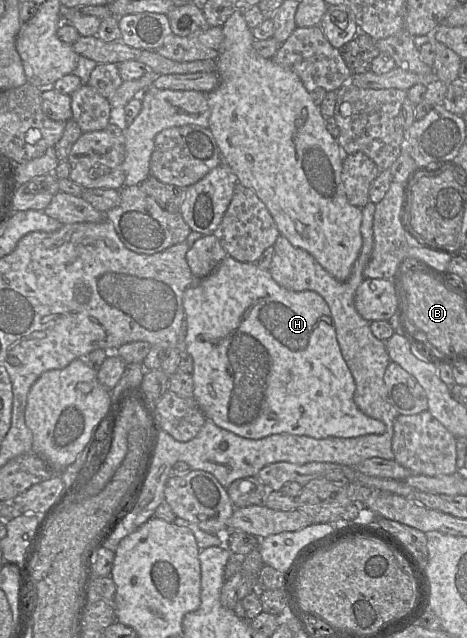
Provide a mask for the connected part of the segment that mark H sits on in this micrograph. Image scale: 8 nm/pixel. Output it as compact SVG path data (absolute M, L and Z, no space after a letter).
M231 256L224 258L207 277L189 287L184 296L185 350L193 358L193 398L205 414L218 427L240 437L261 439L273 434L288 433L315 439L328 437L351 438L367 434L384 433L385 424L365 415L354 402L355 381L348 368L336 336L331 311L324 298L315 291L290 291L280 286L268 270L260 269L256 263L241 262Z

